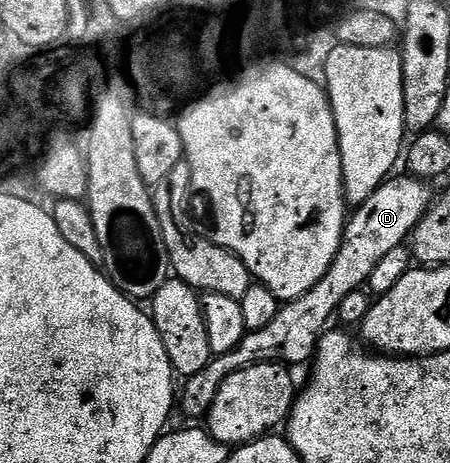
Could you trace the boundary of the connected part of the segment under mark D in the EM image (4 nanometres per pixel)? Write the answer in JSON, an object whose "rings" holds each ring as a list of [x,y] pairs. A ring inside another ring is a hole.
{"rings":[[[410,175],[392,176],[384,181],[383,186],[363,205],[358,206],[350,214],[347,230],[343,233],[343,242],[337,251],[337,259],[325,273],[325,279],[313,287],[305,295],[295,301],[286,302],[279,313],[261,329],[249,331],[245,339],[233,351],[220,357],[212,356],[211,362],[197,375],[186,378],[181,385],[181,409],[191,417],[206,418],[211,409],[213,399],[217,399],[217,391],[229,375],[250,365],[285,365],[296,367],[312,360],[319,349],[319,338],[332,324],[345,295],[366,286],[369,275],[373,275],[373,267],[385,259],[385,254],[393,251],[393,247],[404,244],[414,233],[417,223],[427,214],[433,204],[432,186],[428,182]]]}

